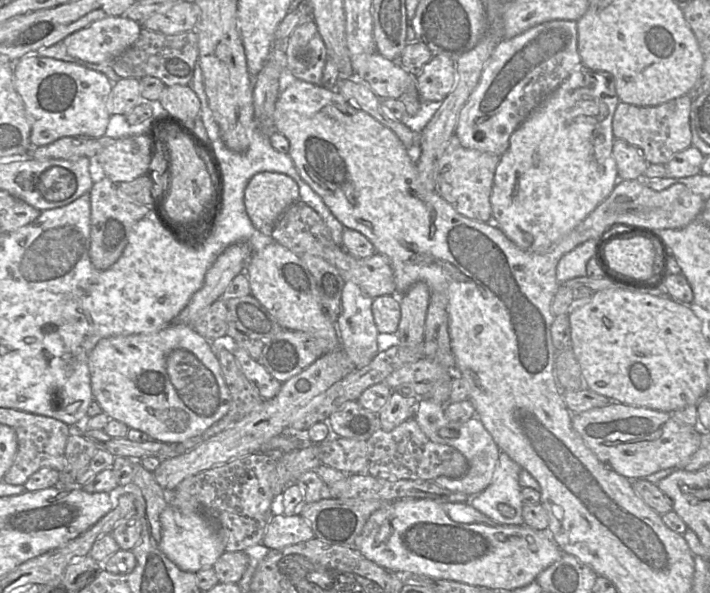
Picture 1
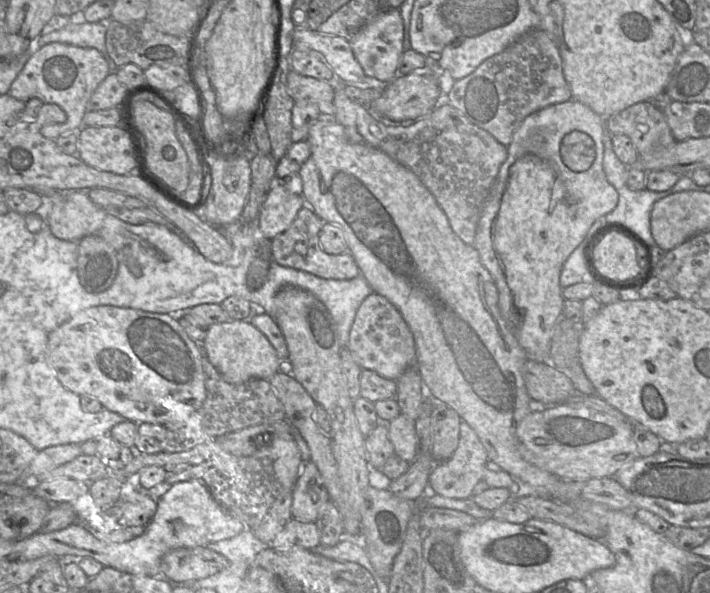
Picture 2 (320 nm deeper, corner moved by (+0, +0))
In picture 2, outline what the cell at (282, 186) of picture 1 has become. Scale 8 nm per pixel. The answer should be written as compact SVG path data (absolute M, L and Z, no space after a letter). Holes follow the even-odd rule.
M276 181L268 191L258 215L259 229L263 236L272 240L283 233L305 205L302 195L289 192L281 181Z

